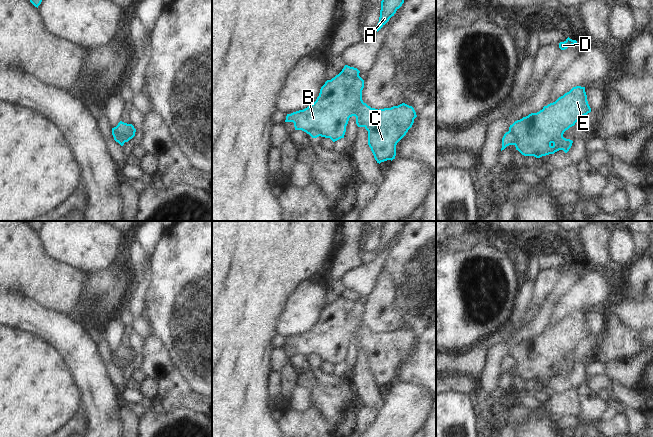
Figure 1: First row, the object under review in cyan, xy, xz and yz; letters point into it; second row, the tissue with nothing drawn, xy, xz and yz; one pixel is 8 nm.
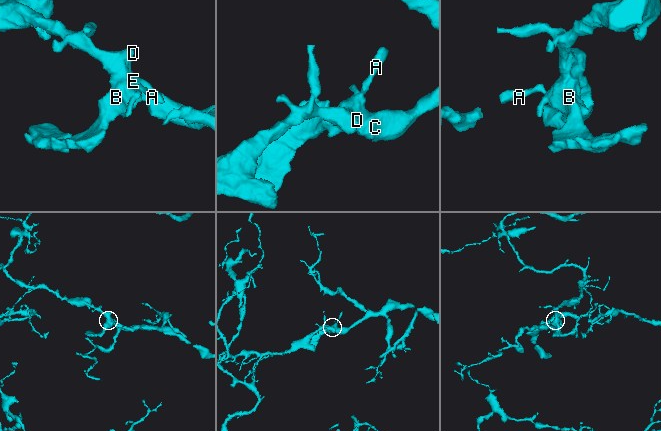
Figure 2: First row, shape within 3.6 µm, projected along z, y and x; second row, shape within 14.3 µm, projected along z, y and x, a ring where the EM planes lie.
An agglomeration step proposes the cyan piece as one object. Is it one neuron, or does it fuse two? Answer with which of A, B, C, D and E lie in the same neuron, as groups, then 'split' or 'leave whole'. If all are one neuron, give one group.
groups A / B C D E; split

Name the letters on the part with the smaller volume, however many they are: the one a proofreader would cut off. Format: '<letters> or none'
A.

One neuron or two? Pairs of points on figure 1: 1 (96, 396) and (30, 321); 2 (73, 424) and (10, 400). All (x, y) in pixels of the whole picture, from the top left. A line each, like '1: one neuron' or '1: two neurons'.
1: one neuron
2: two neurons

